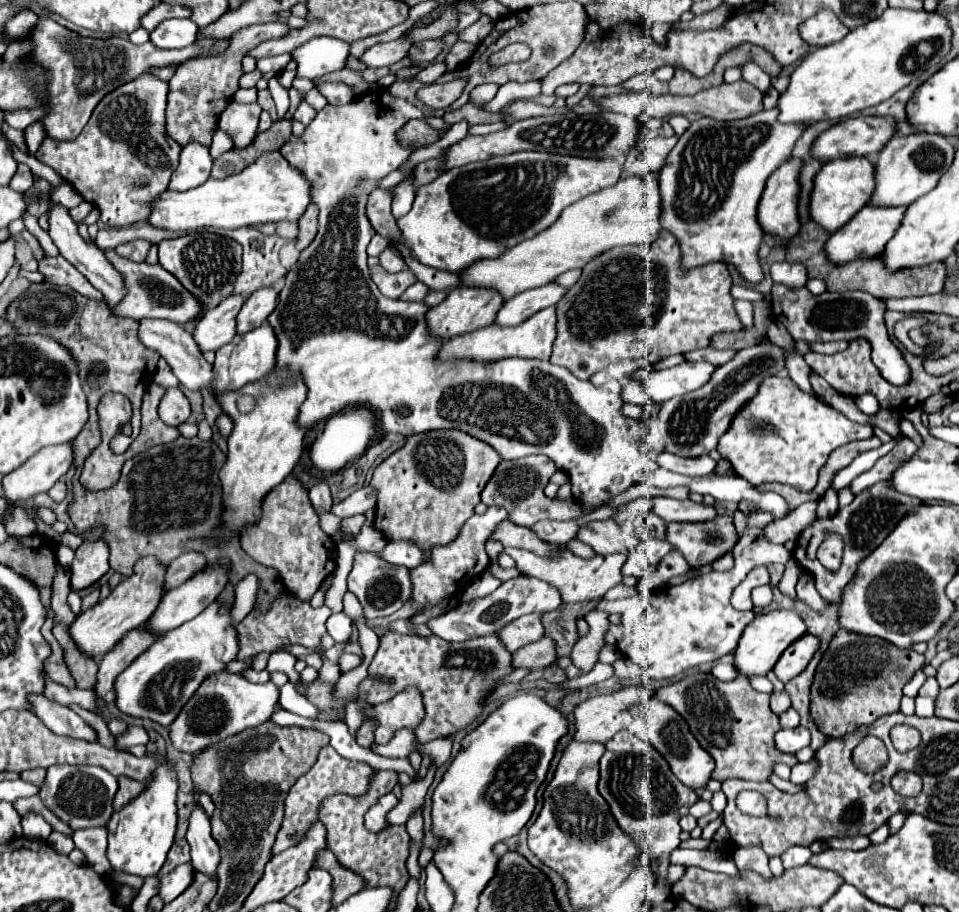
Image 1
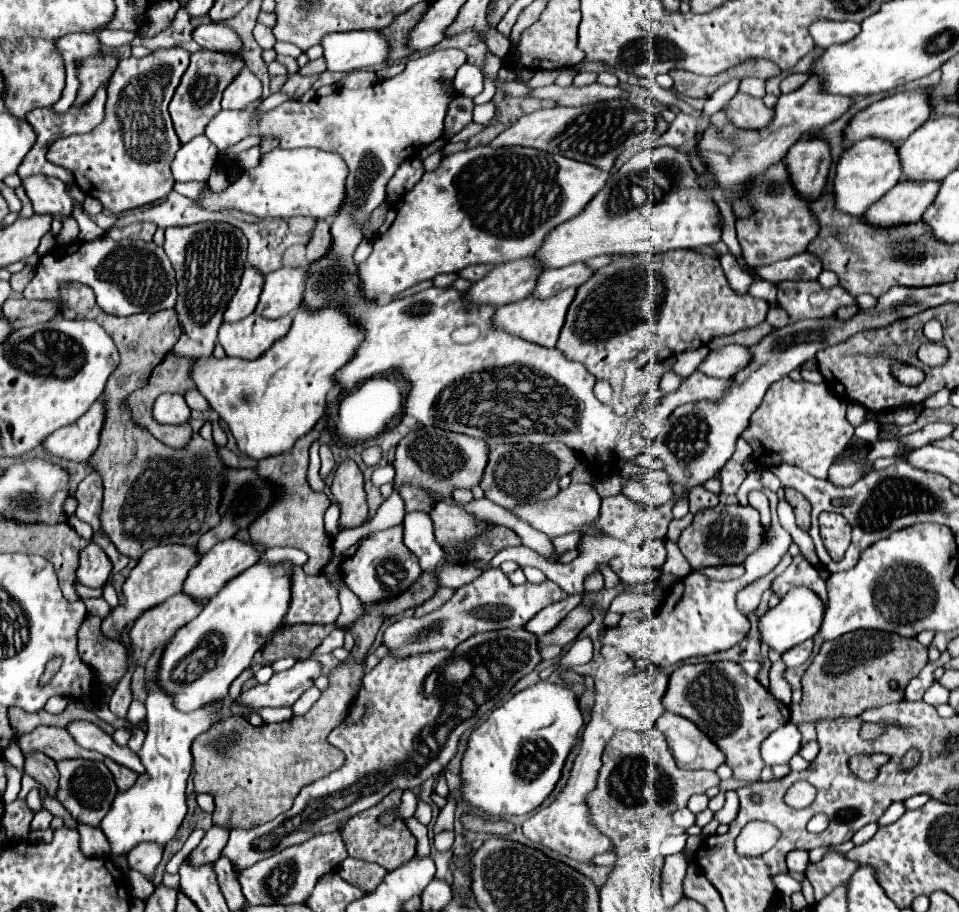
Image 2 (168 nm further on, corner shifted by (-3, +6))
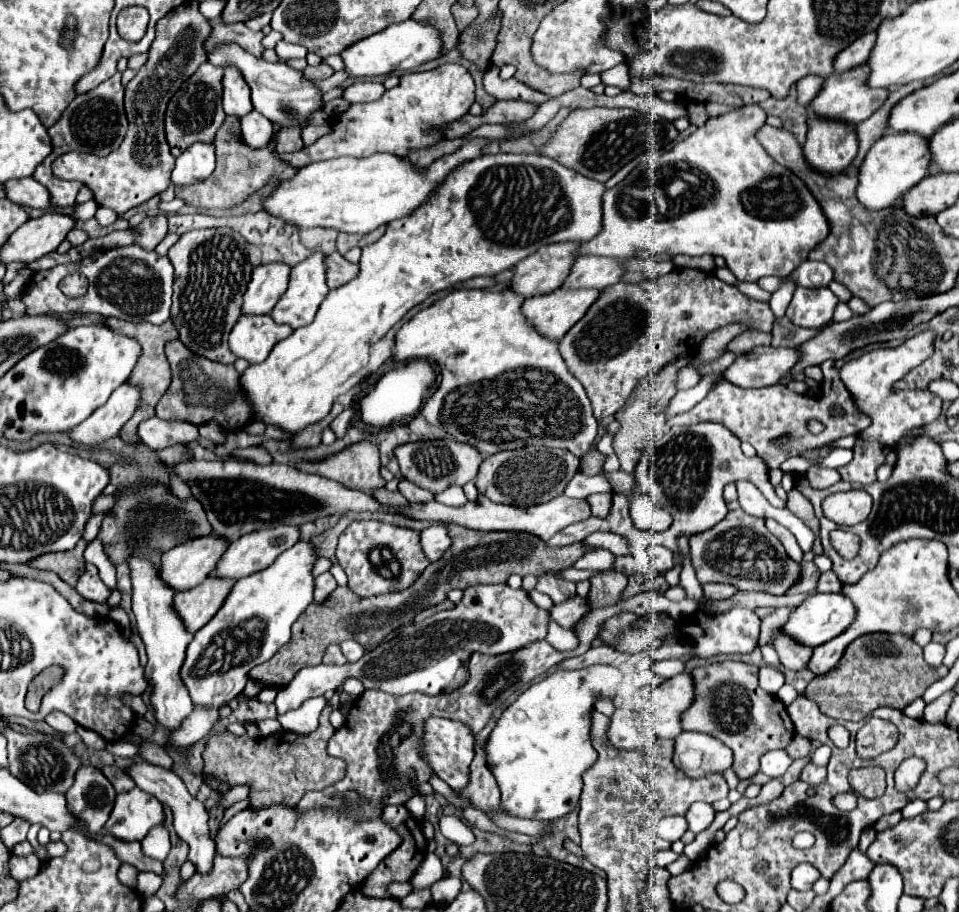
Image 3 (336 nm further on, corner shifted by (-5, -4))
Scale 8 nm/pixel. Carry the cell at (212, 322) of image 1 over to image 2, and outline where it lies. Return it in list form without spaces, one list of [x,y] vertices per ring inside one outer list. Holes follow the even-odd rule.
[[[245,266],[241,286],[237,288],[237,292],[225,312],[225,322],[237,322],[237,320],[249,316],[251,312],[255,312],[261,290],[263,290],[263,282],[265,282],[265,276],[259,268]]]

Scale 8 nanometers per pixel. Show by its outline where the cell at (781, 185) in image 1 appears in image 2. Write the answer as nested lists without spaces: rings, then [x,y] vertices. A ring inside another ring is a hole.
[[[811,136],[797,140],[789,148],[785,162],[801,198],[815,200],[825,190],[831,168],[831,148],[825,138]]]

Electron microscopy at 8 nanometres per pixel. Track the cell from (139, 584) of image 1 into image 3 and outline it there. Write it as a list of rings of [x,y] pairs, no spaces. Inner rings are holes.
[[[215,534],[179,544],[161,556],[159,578],[175,592],[191,590],[215,570],[225,548],[227,542]]]

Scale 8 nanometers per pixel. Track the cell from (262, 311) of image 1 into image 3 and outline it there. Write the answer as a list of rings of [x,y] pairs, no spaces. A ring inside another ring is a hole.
[[[317,252],[291,268],[289,290],[279,298],[271,312],[275,322],[289,324],[291,328],[301,328],[313,322],[317,308],[329,294],[323,256],[323,252]]]

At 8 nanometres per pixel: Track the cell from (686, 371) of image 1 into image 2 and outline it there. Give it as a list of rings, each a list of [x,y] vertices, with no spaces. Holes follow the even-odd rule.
[[[729,344],[721,350],[715,350],[707,356],[707,360],[701,364],[699,372],[705,372],[709,376],[717,378],[733,378],[737,372],[747,368],[751,364],[751,350],[749,346],[739,346],[739,344]]]

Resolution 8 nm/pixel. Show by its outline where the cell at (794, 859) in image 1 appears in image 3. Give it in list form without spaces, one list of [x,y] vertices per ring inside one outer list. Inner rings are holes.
[[[803,862],[791,872],[791,886],[795,890],[811,890],[817,878],[819,878],[819,870],[815,870],[815,866],[811,866],[809,862]]]

